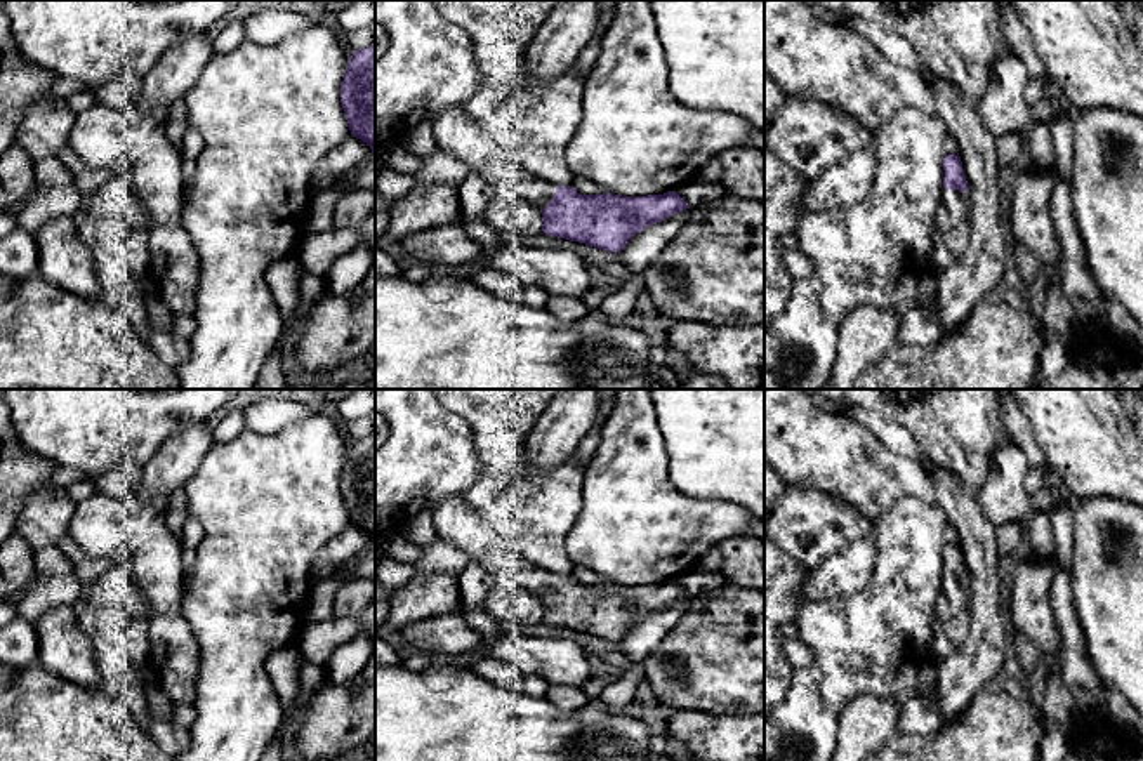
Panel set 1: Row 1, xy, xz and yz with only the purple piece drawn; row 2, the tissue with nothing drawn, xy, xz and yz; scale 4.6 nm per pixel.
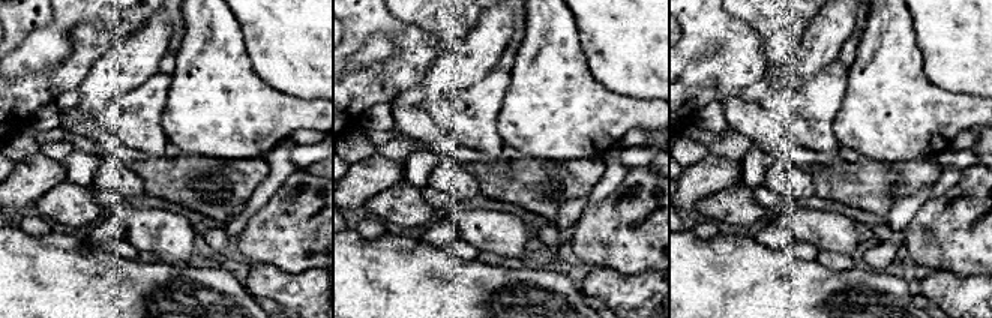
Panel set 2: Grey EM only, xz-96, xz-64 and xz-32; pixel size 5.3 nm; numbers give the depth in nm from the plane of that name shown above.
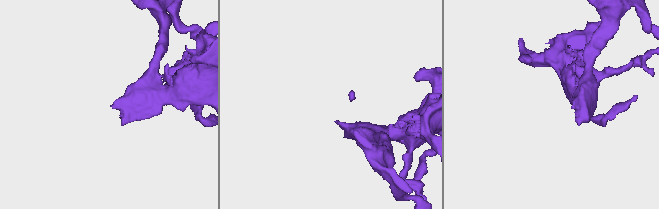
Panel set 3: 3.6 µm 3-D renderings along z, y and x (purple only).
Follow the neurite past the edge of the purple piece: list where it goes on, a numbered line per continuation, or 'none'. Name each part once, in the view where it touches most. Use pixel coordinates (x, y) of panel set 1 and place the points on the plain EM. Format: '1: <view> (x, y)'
1: xz (455, 522)

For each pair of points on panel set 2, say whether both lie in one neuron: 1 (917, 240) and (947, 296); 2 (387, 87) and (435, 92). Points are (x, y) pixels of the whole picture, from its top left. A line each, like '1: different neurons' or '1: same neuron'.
1: different neurons
2: different neurons

